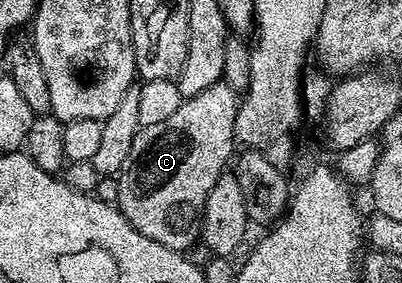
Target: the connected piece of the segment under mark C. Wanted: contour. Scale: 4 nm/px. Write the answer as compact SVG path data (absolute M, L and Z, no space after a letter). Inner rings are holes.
M221 82L210 86L210 90L202 90L202 94L181 99L178 110L174 110L170 118L157 122L155 126L140 129L130 146L126 166L122 166L119 176L114 180L114 203L126 222L138 230L138 234L146 234L146 238L154 238L154 242L162 242L162 246L175 252L184 252L192 243L200 240L200 215L204 213L206 198L234 156L232 144L237 143L234 130L237 107L237 92Z

